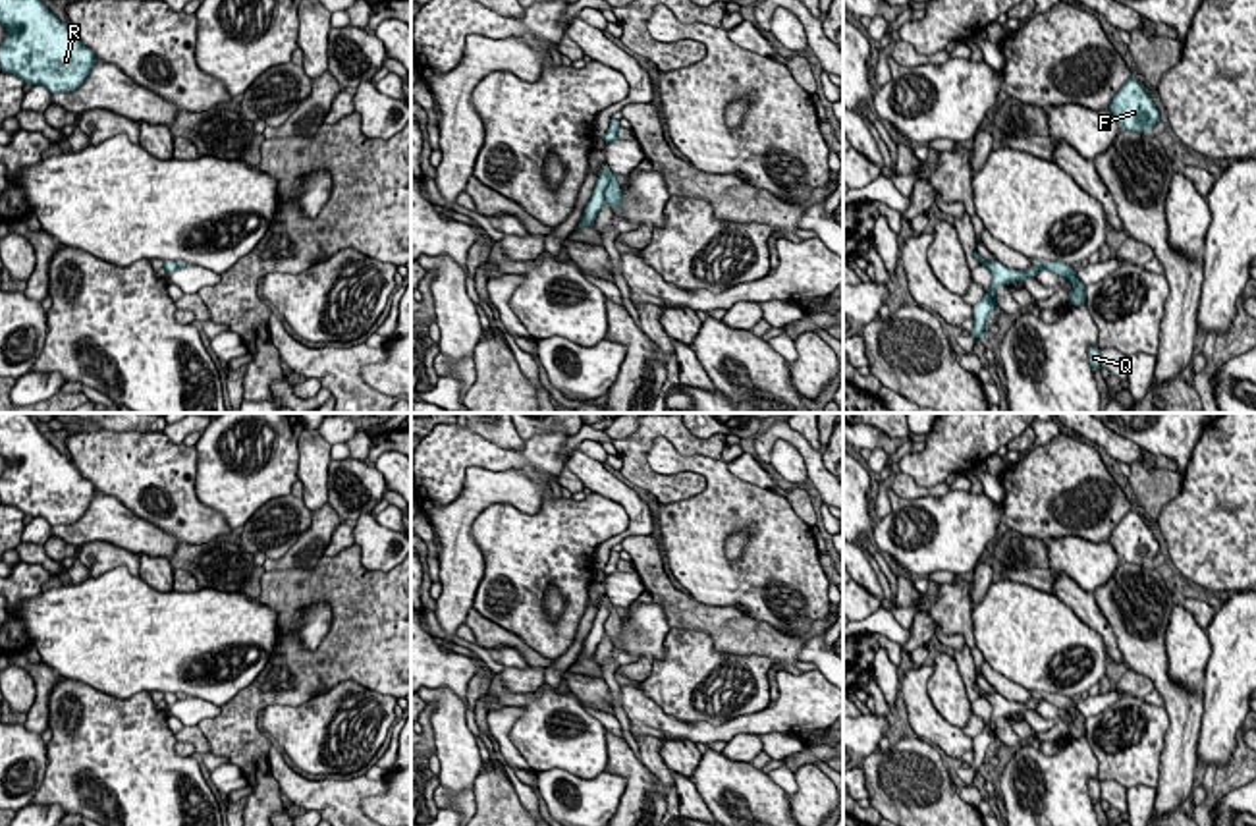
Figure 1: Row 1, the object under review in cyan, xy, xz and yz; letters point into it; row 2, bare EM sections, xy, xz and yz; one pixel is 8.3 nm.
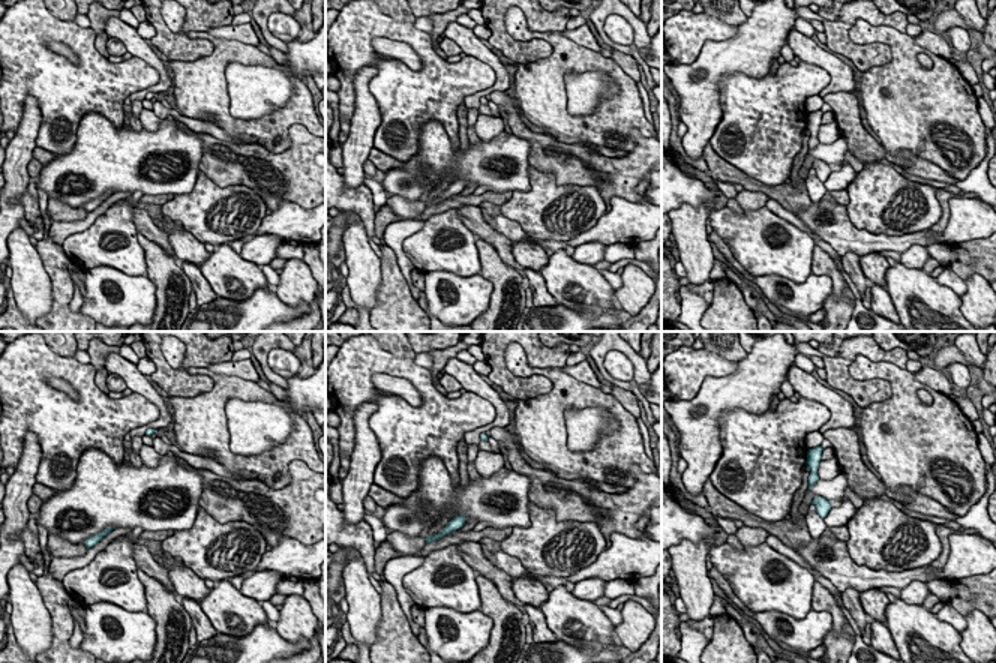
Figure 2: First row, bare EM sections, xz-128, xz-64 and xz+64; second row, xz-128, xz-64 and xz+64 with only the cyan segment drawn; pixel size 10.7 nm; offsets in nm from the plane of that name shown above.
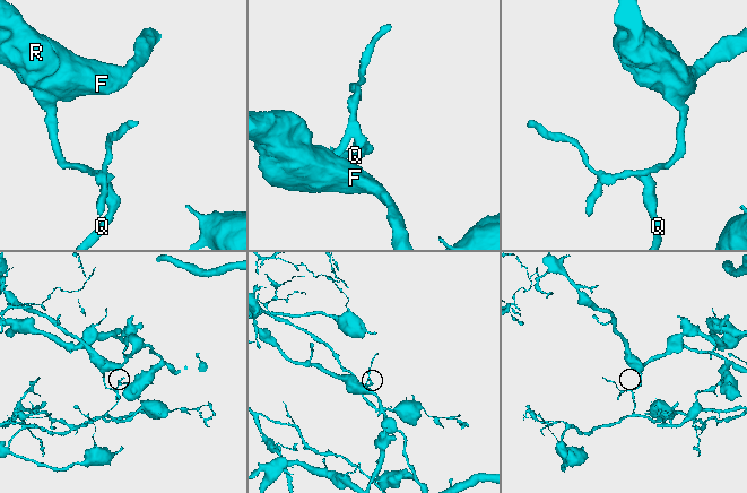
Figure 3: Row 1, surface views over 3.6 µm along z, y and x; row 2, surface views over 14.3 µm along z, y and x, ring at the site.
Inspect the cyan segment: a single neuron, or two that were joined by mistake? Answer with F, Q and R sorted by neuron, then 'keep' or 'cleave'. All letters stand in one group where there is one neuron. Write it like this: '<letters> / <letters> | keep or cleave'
F R / Q | cleave

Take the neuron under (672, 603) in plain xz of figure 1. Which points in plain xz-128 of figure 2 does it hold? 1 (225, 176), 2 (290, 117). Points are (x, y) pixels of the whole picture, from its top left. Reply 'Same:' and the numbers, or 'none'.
Same: 1

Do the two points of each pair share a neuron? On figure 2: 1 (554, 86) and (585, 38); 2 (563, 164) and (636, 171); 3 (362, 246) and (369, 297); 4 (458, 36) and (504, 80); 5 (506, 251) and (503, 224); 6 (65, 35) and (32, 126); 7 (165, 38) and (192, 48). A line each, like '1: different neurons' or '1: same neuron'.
1: different neurons
2: same neuron
3: same neuron
4: same neuron
5: different neurons
6: different neurons
7: same neuron

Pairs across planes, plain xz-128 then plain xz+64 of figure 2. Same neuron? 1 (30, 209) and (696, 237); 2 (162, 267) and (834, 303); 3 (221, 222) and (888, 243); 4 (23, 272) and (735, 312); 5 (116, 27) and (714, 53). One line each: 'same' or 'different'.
1: different
2: same
3: different
4: different
5: different

